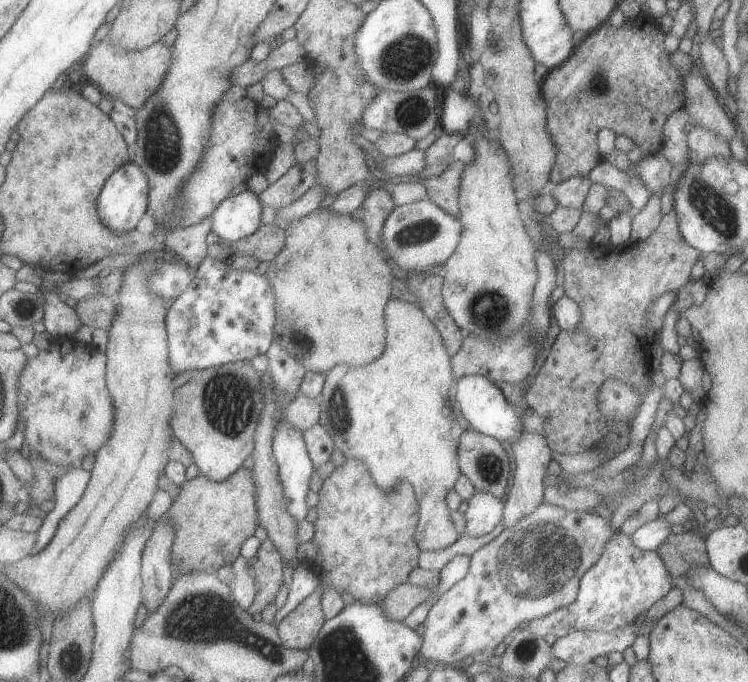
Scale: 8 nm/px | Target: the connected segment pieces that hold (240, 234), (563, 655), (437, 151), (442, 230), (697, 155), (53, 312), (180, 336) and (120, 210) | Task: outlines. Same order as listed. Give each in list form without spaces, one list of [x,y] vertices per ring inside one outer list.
[[[247,189],[226,199],[215,212],[214,232],[228,242],[250,238],[264,225],[264,201],[260,194]]]
[[[636,624],[612,632],[576,631],[560,637],[552,646],[553,658],[567,664],[588,664],[596,656],[607,655],[610,651],[624,652],[631,647],[636,637]]]
[[[444,132],[436,144],[427,150],[427,169],[420,176],[431,177],[444,174],[455,161],[452,157],[453,151],[457,150],[458,145],[465,137],[465,134],[455,135]]]
[[[428,198],[398,205],[385,224],[383,241],[388,258],[409,272],[424,274],[438,264],[446,267],[447,262],[463,246],[464,234],[463,221]]]
[[[694,125],[687,134],[687,145],[690,150],[690,161],[702,164],[712,155],[728,158],[732,155],[728,141],[708,130],[706,127]]]
[[[47,291],[43,294],[46,299],[45,324],[52,339],[69,337],[80,330],[83,325],[82,317],[77,307],[66,304],[65,297],[59,292]]]
[[[208,255],[206,260],[202,263],[202,266],[199,268],[191,287],[171,306],[168,311],[167,323],[169,324],[169,339],[171,344],[173,371],[177,376],[184,371],[207,369],[238,361],[252,361],[256,357],[262,357],[268,354],[272,345],[277,341],[276,324],[278,324],[278,309],[275,287],[271,285],[268,276],[258,272],[257,269],[252,271],[234,270],[234,268],[232,268],[232,266],[227,262]]]
[[[135,160],[124,167],[120,167],[113,175],[110,184],[106,184],[99,211],[104,222],[116,232],[127,233],[138,229],[138,224],[144,216],[150,213],[151,208],[151,180],[145,168]]]

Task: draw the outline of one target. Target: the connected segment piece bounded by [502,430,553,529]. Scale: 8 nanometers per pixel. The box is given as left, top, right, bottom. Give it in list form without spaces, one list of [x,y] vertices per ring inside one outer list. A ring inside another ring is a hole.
[[[523,430],[522,436],[517,441],[511,443],[511,448],[514,451],[516,468],[514,468],[514,484],[512,484],[510,494],[505,502],[502,521],[505,529],[510,529],[519,520],[530,516],[543,503],[546,488],[544,479],[547,475],[546,472],[548,472],[548,464],[552,462],[553,453],[546,438],[525,430]]]

